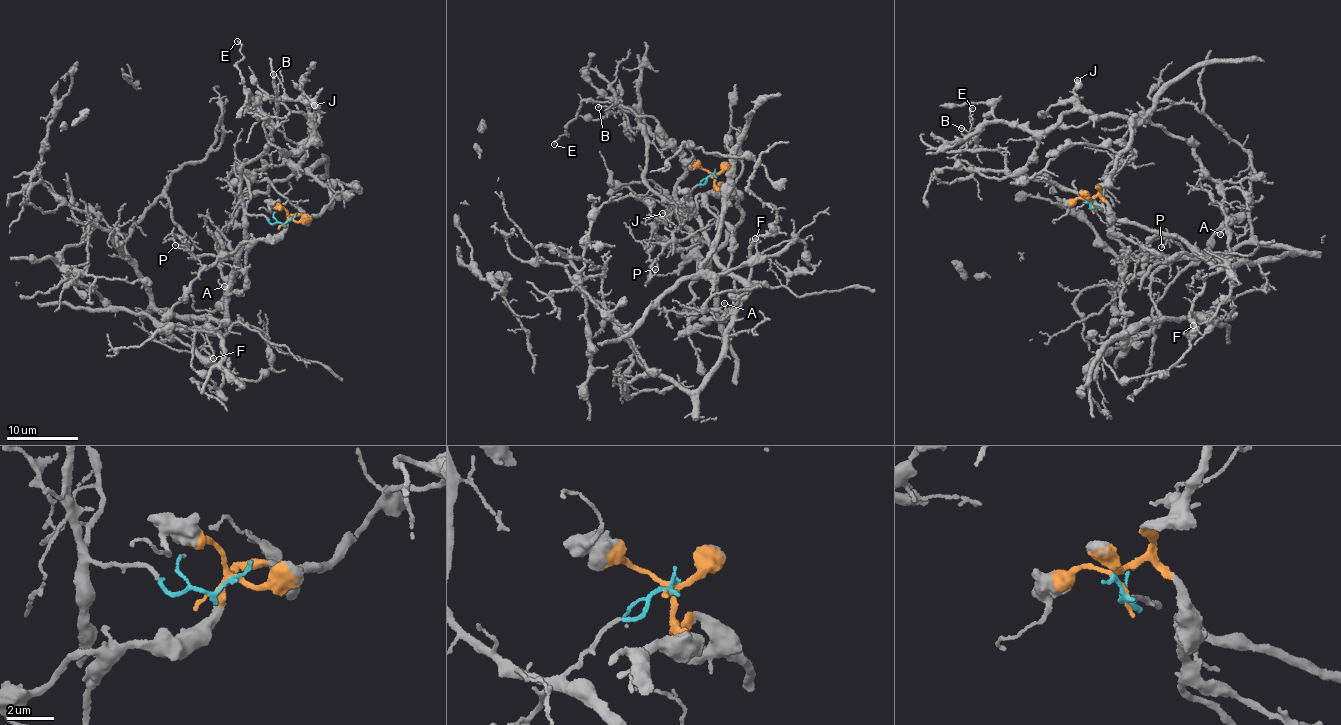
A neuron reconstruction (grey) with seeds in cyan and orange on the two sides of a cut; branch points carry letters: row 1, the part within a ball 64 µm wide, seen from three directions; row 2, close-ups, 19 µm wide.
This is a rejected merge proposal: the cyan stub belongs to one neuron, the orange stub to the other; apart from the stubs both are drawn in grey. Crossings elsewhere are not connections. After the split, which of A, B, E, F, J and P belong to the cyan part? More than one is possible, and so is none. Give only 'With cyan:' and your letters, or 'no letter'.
With cyan: E, F, P

